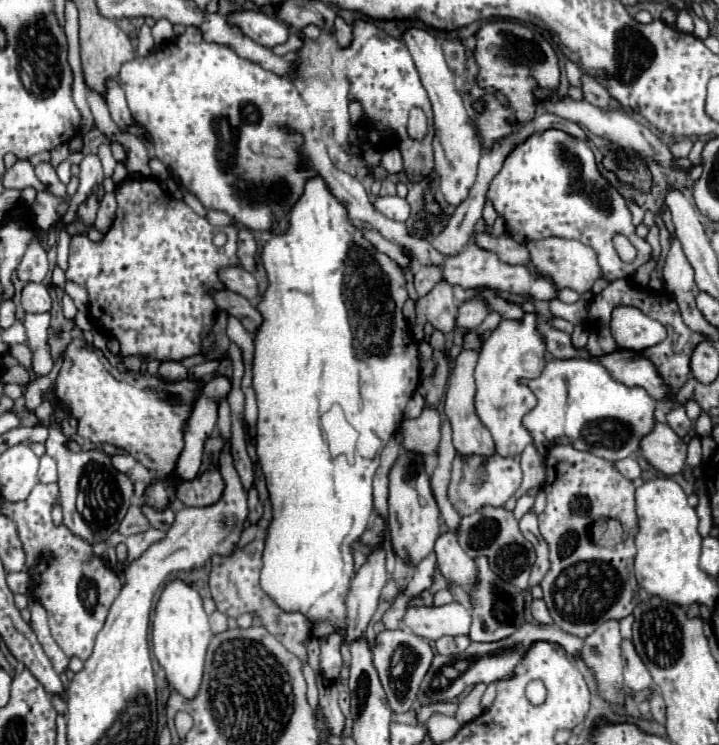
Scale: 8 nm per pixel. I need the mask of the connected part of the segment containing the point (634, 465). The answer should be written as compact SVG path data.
M632 457L622 459L622 461L614 463L614 465L616 465L616 467L618 467L618 471L620 471L624 477L628 477L628 479L638 479L638 477L642 475L642 469L640 469L638 461L636 461L636 459L632 459Z

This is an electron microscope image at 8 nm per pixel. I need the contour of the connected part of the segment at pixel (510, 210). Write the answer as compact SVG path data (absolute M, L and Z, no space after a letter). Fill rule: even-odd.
M544 131L542 135L532 135L524 145L516 147L510 153L510 159L506 159L502 171L490 183L488 199L494 203L496 211L504 217L506 233L512 239L518 239L520 243L528 243L532 239L546 239L546 237L578 239L578 241L594 247L594 251L598 251L598 263L602 263L602 275L610 281L620 279L620 277L630 277L650 257L650 245L634 233L634 225L632 225L632 217L626 207L626 201L598 173L594 155L592 155L590 147L586 145L586 141L580 141L562 131ZM614 233L626 235L628 241L636 247L638 255L632 263L624 263L618 257L618 253L612 245Z

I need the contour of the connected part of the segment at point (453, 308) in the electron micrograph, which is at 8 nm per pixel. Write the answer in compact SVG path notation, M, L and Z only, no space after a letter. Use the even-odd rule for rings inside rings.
M440 281L426 297L418 299L416 317L420 323L432 323L438 331L450 333L456 325L458 307L460 303L458 299L454 299L452 285Z

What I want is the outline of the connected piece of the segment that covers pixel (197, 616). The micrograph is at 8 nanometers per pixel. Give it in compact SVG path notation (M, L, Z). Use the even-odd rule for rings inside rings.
M180 579L170 581L158 603L156 603L156 615L154 615L154 629L152 629L152 649L166 671L166 679L174 691L178 691L186 699L194 699L202 685L202 673L204 673L204 657L210 639L214 633L208 625L208 615L202 609L202 597Z

